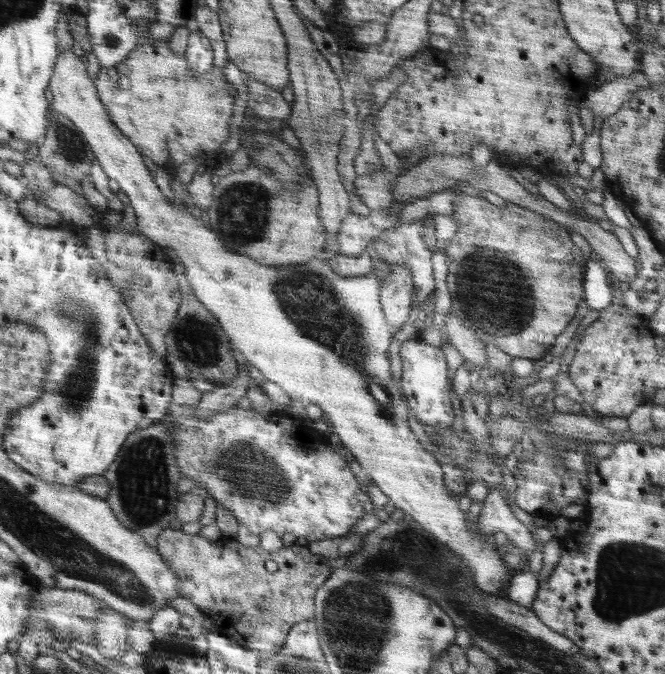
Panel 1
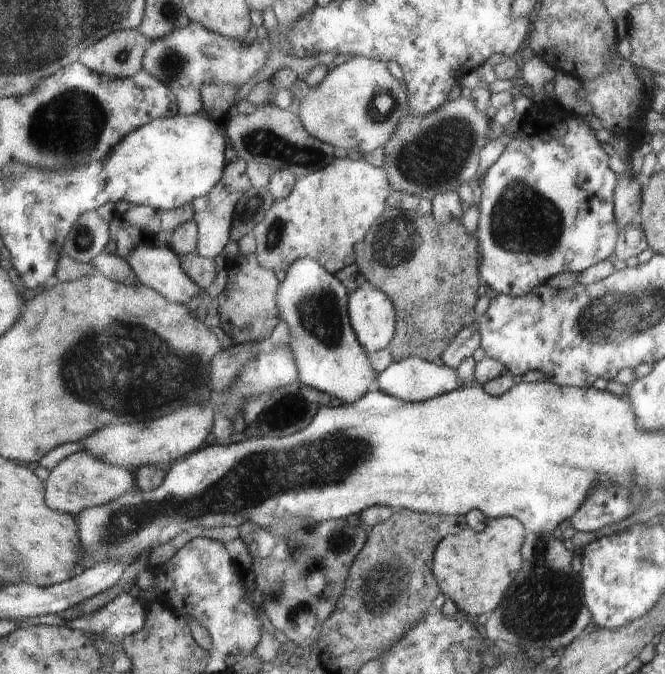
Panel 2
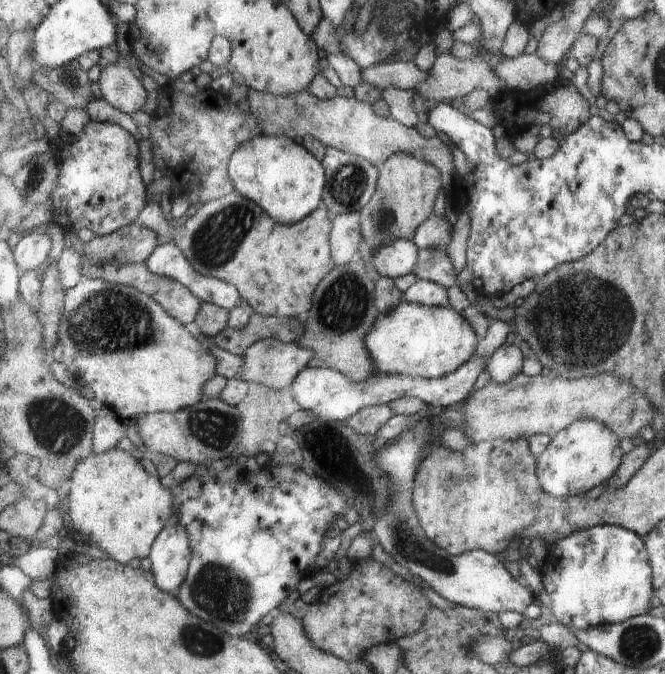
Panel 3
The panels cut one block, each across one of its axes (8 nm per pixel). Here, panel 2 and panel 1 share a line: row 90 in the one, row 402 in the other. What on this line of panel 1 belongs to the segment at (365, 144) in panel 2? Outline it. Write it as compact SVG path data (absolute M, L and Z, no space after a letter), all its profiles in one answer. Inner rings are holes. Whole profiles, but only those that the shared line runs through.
M71 48L67 52L60 52L51 82L55 99L53 109L60 114L61 119L73 121L86 135L108 176L119 183L122 195L130 200L136 210L138 230L158 245L175 250L184 266L185 276L193 288L194 296L218 319L231 346L240 351L250 365L262 372L264 380L271 380L280 386L293 402L319 406L323 418L328 418L330 422L331 432L338 434L343 446L355 455L356 462L389 497L390 507L404 511L404 514L411 516L436 540L440 540L450 552L454 552L454 556L458 554L458 558L473 574L476 586L482 590L484 598L503 598L511 584L508 568L492 546L491 539L484 537L476 540L476 534L466 528L466 520L458 508L458 502L444 488L440 464L418 444L414 432L408 426L406 400L402 398L398 385L390 380L388 346L394 330L383 311L380 294L382 278L376 271L373 269L364 276L343 277L336 274L322 258L300 265L268 266L256 262L248 255L228 250L208 222L194 218L186 205L164 196L144 162L145 155L108 114L97 80L90 78L88 62L80 50Z

